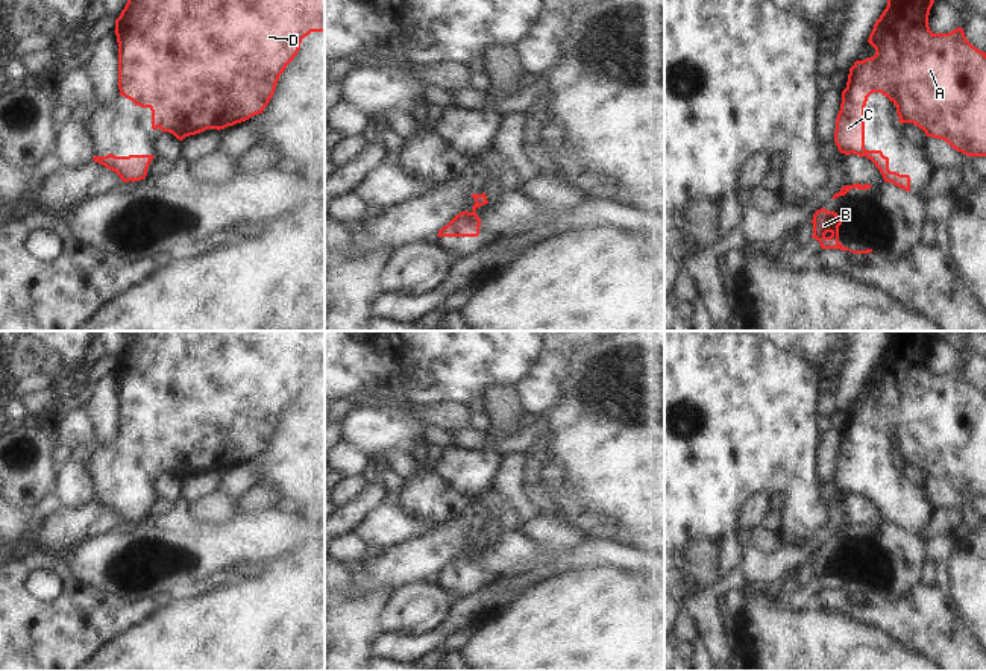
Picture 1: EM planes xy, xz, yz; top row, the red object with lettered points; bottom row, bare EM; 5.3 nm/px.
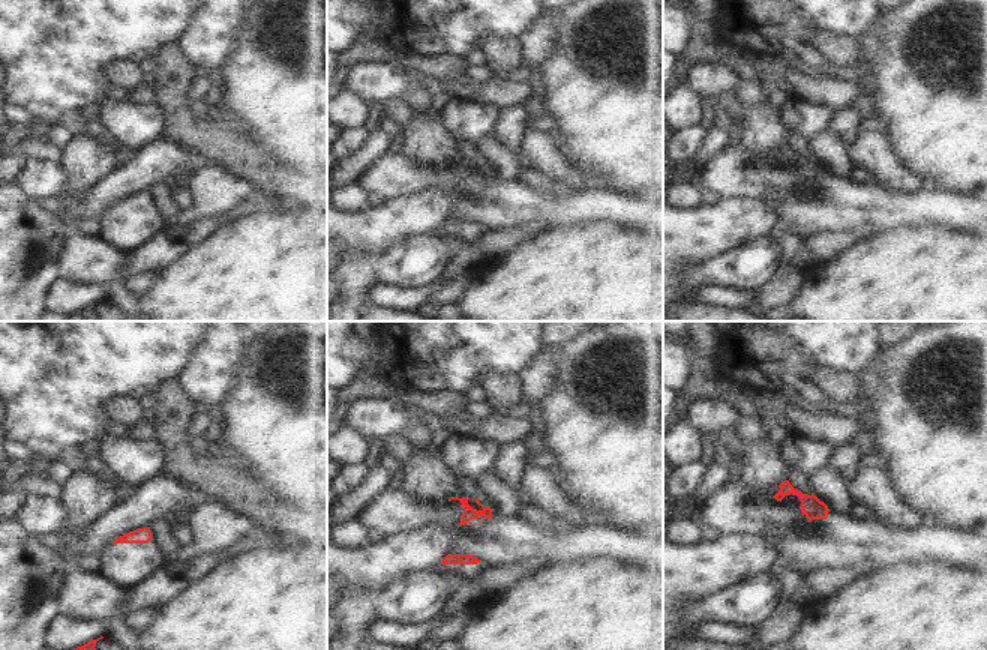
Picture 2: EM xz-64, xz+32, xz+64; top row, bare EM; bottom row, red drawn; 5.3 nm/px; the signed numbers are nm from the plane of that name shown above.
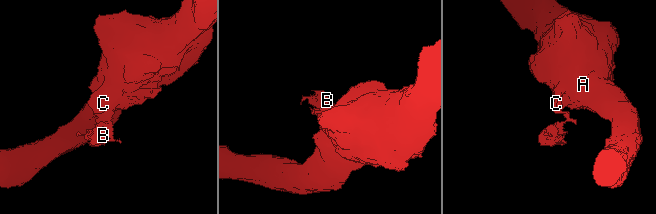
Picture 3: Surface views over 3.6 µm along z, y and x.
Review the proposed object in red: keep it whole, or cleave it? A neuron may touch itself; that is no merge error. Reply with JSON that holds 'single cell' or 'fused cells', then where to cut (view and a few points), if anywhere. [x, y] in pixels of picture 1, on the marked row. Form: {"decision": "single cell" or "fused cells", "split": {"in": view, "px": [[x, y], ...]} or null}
{"decision": "fused cells", "split": {"in": "xz", "px": [[475, 213], [466, 216]]}}

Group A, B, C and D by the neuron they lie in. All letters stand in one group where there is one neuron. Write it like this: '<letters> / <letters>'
A C D / B

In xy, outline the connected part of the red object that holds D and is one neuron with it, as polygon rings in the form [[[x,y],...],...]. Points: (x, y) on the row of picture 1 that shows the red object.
[[[127,0],[115,20],[118,43],[118,90],[120,96],[132,100],[135,106],[152,111],[152,129],[173,134],[177,140],[200,134],[206,129],[225,129],[262,114],[275,94],[279,76],[294,59],[300,43],[311,32],[325,32],[325,0]]]

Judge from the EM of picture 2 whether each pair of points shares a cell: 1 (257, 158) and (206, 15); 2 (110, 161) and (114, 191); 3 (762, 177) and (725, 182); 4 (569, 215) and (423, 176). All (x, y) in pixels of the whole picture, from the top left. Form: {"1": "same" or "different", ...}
{"1": "different", "2": "different", "3": "same", "4": "same"}

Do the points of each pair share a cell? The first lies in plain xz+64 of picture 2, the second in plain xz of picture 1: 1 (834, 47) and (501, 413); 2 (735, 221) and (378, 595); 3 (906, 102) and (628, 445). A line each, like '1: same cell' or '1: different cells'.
1: same cell
2: different cells
3: same cell

